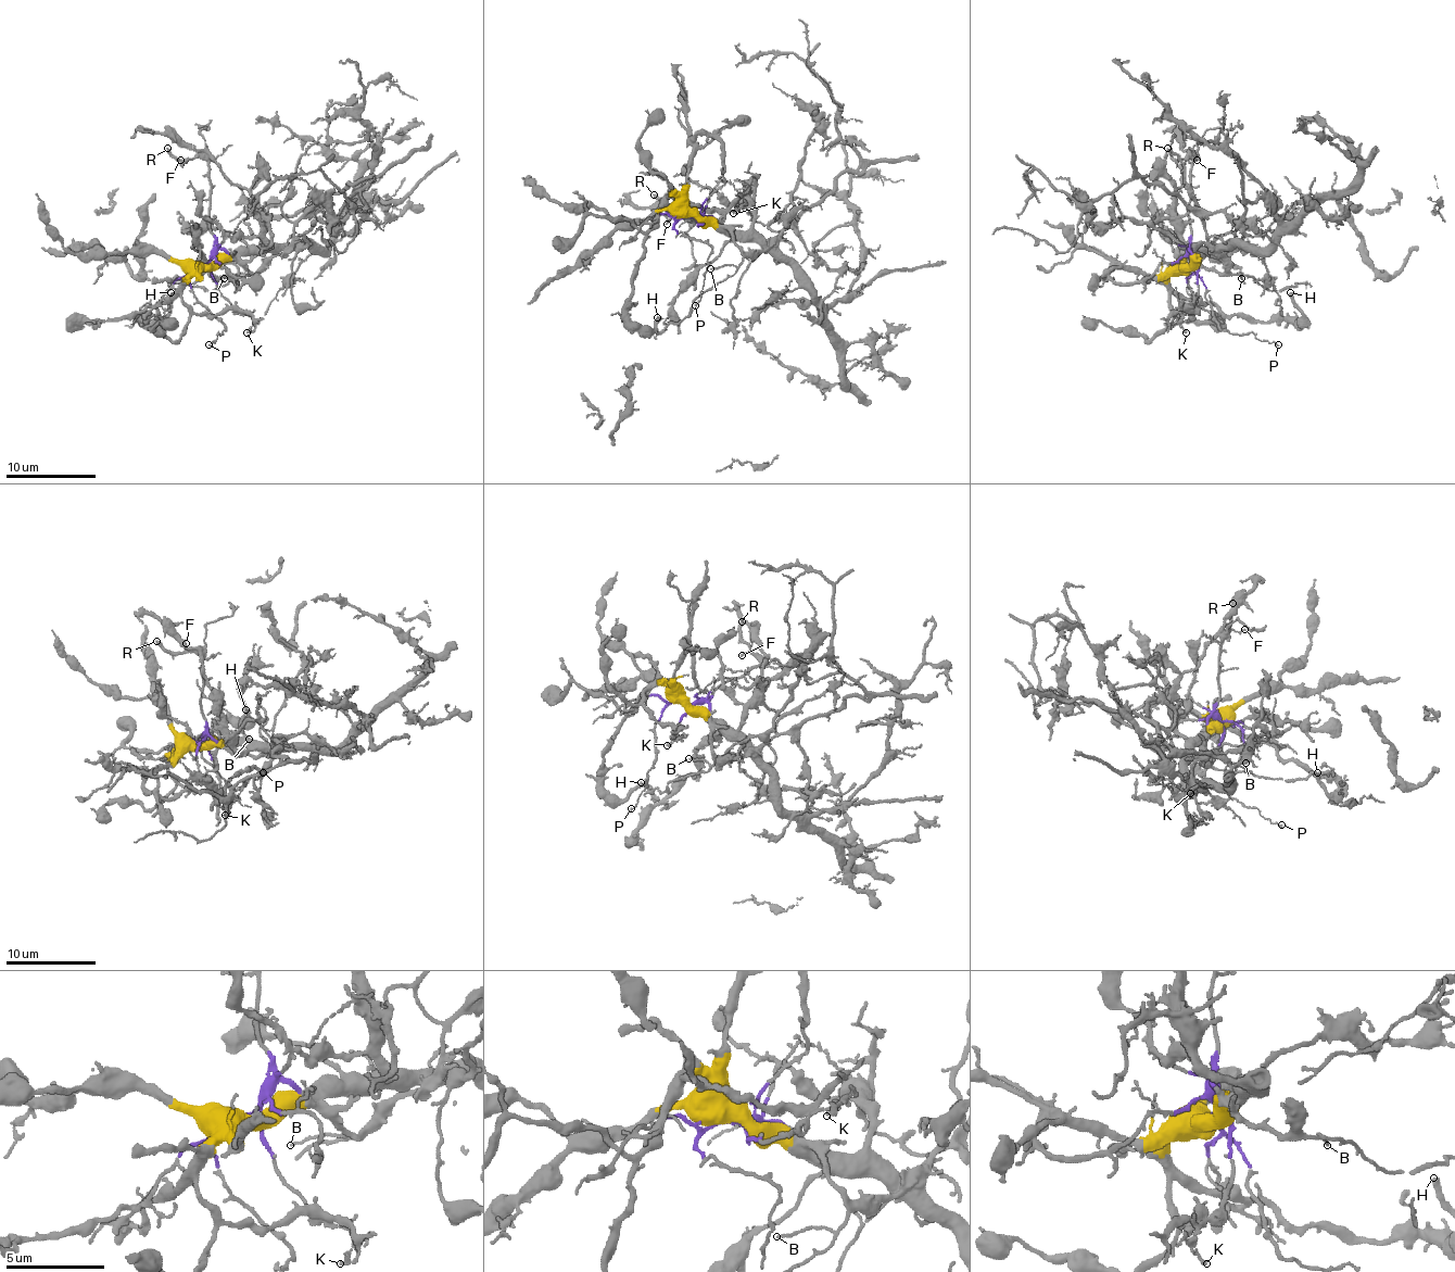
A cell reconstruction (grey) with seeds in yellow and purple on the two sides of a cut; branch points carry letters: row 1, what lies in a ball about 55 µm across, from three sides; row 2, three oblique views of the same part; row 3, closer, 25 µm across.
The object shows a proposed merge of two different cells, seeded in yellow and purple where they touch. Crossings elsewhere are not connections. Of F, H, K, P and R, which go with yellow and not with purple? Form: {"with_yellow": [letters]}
{"with_yellow": ["H"]}

